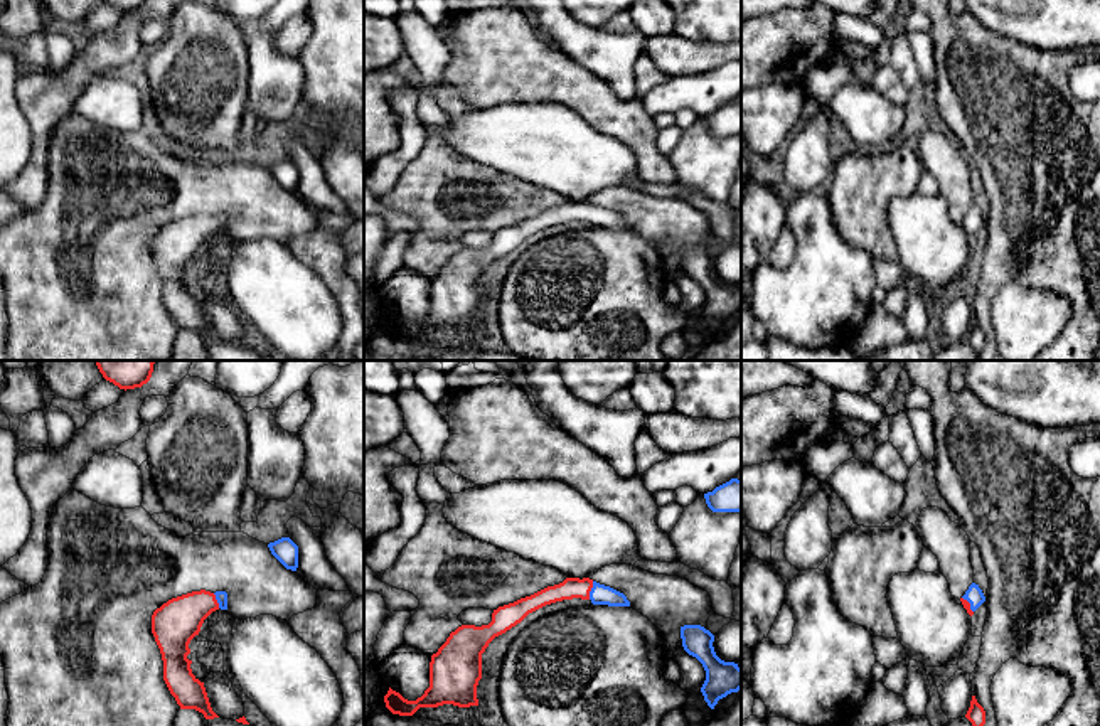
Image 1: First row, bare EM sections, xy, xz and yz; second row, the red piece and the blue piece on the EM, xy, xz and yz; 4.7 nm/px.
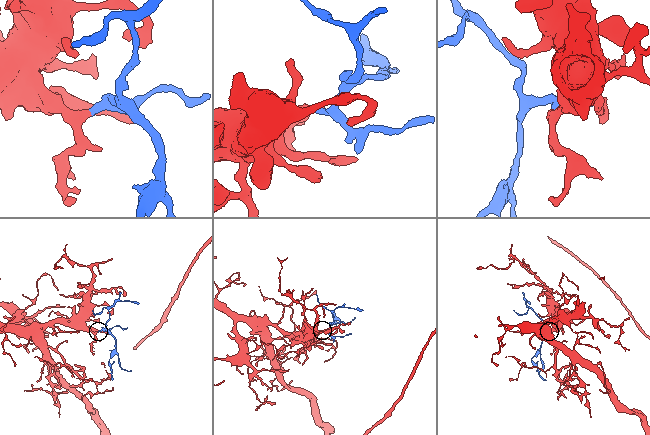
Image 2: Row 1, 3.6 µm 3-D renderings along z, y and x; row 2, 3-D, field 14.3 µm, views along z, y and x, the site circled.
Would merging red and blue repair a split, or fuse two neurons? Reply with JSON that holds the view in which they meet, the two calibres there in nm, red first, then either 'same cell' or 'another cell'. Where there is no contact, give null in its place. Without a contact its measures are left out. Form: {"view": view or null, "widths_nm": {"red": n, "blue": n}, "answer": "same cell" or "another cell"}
{"view": "xz", "widths_nm": {"red": 100, "blue": 100}, "answer": "same cell"}

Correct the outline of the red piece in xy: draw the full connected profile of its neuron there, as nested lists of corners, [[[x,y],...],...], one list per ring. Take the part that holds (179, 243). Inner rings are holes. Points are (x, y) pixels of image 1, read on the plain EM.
[[[192,214],[168,222],[152,238],[152,256],[163,283],[163,303],[180,332],[195,332],[206,342],[219,340],[209,325],[204,305],[190,291],[189,266],[204,243],[216,232],[227,232],[226,214]]]

